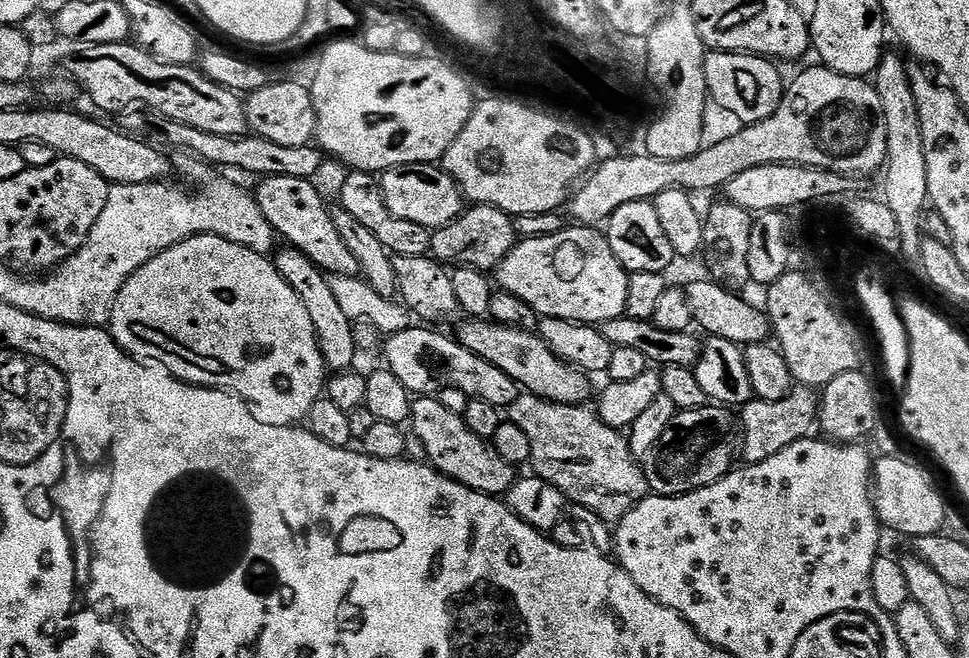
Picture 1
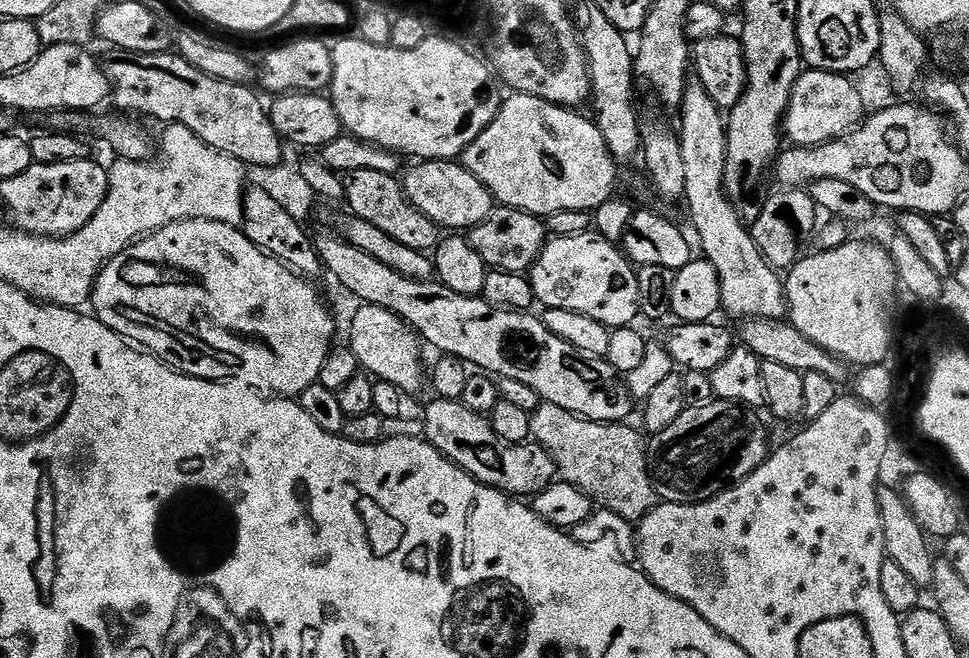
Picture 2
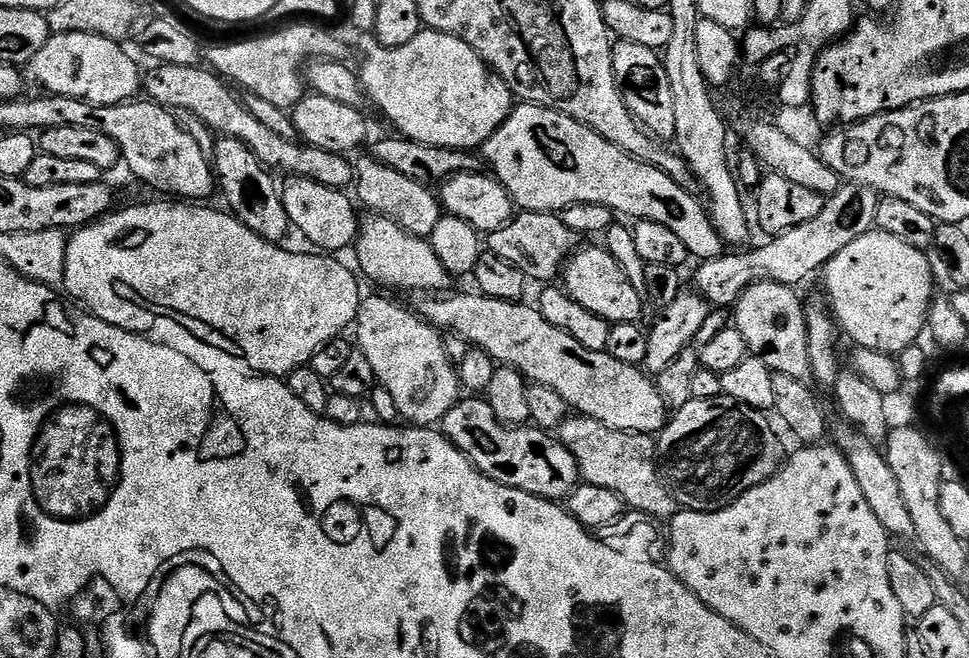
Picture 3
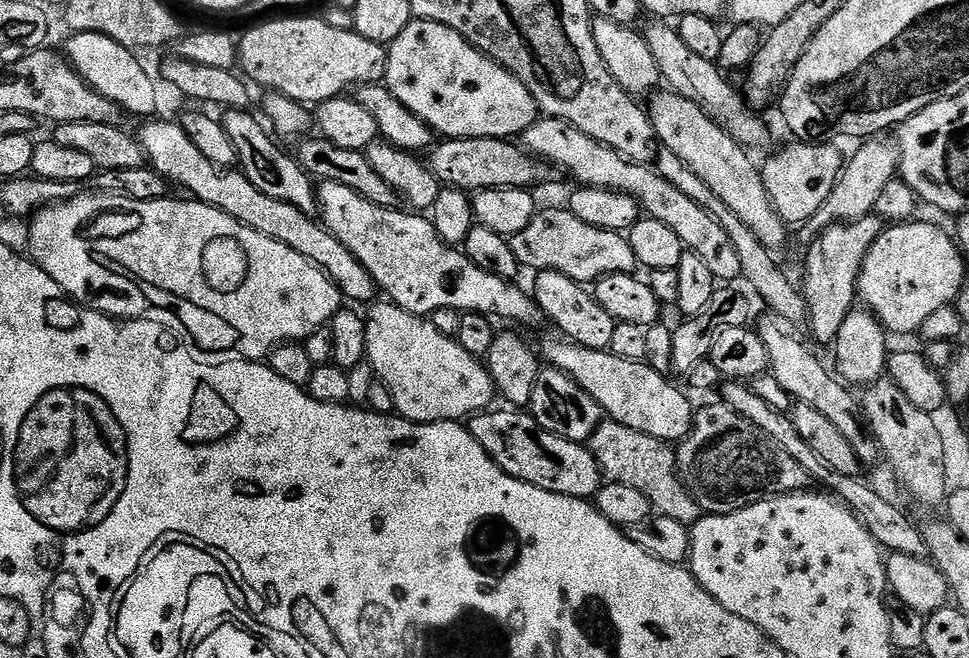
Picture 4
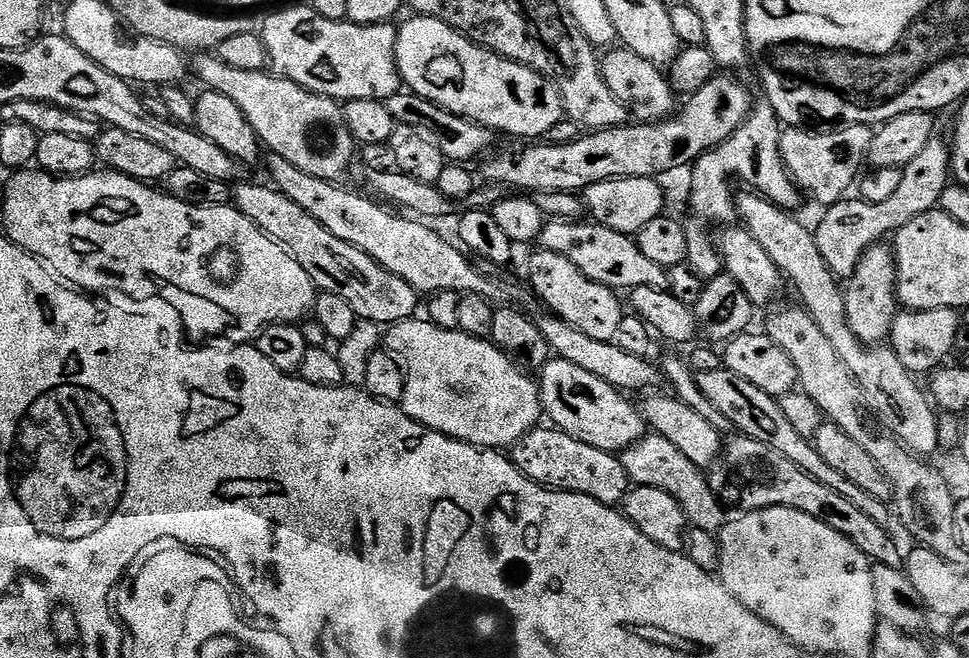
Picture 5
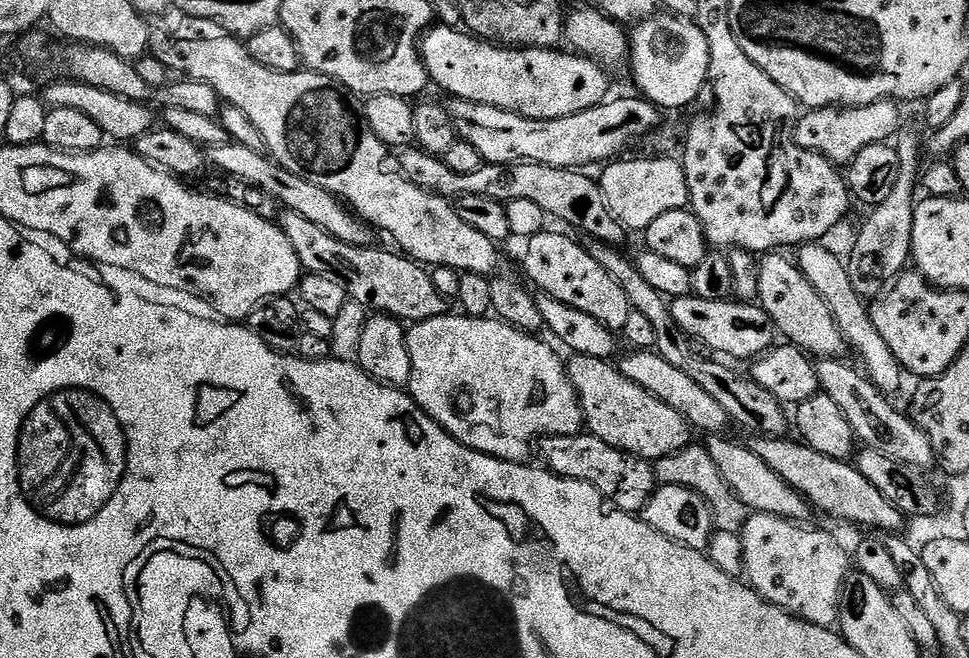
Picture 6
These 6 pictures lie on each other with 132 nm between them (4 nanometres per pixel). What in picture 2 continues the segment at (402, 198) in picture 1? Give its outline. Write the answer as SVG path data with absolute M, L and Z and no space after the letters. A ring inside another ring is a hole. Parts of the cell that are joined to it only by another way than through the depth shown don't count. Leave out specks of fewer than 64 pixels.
M422 160L413 165L402 176L406 198L440 229L471 230L492 213L494 201L490 190L486 190L486 186L482 186L482 182L478 182L478 178L474 178L463 163L456 160Z

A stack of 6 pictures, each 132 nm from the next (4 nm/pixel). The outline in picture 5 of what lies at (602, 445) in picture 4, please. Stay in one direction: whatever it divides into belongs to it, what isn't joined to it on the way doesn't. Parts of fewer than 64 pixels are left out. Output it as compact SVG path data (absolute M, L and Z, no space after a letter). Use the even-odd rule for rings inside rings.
M646 434L619 453L619 458L622 466L626 466L629 481L635 487L654 486L654 490L666 490L666 494L670 494L670 498L682 506L692 528L716 534L724 527L726 508L714 494L705 469L694 466L694 462L690 462L690 458L686 458L686 454L682 454L674 442L666 442L666 438L655 434Z

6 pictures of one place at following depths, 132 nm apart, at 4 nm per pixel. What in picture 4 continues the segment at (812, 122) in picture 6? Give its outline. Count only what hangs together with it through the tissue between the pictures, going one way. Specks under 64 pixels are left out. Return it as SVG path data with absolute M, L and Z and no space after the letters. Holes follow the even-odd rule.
M792 142L789 148L763 161L760 173L766 186L766 194L774 206L774 210L789 226L807 224L818 210L822 210L822 202L830 198L834 186L840 177L840 169L846 160L832 142Z

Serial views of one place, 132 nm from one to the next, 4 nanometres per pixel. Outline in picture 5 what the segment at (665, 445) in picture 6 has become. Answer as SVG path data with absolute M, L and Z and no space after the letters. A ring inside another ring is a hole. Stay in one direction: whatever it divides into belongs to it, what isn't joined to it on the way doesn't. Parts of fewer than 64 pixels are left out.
M559 358L549 359L538 372L540 386L540 407L543 415L548 416L559 431L570 434L586 446L598 446L598 450L617 454L638 442L646 435L646 421L643 411L631 404L629 397L620 389L602 382L594 374L574 366Z

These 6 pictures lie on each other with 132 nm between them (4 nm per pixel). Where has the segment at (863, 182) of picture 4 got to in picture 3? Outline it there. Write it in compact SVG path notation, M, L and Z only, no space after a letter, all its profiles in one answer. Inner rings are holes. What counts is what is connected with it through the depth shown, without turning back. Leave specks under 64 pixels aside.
M845 183L833 196L825 199L822 206L822 214L817 214L816 217L810 218L810 222L802 222L802 226L794 226L782 234L771 237L767 241L769 244L764 244L761 248L754 249L753 252L736 250L733 251L736 252L733 256L725 254L713 260L703 261L697 267L700 269L696 272L695 291L699 292L713 309L728 310L735 305L736 299L757 280L769 280L775 284L800 286L803 280L810 279L815 272L817 275L825 268L830 262L830 258L834 258L834 254L846 250L846 246L850 246L850 242L854 242L854 238L862 238L862 234L871 232L876 228L879 201L880 196L873 192L871 188Z

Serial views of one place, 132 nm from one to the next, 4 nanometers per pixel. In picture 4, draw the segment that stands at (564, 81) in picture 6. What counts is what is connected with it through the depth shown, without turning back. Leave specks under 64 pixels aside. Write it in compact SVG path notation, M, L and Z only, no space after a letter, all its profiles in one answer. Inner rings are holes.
M413 19L402 30L402 34L386 48L388 68L384 71L386 87L422 122L432 127L433 132L449 140L466 138L494 138L508 140L523 137L524 131L538 119L536 99L514 74L510 74L495 60L479 52L474 45L466 42L462 34L442 26L438 22Z

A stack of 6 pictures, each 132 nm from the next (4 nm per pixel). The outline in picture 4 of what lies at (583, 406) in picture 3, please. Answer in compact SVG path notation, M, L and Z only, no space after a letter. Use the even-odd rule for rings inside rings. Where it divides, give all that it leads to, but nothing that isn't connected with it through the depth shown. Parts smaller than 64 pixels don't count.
M567 338L555 339L545 342L544 352L542 348L543 359L551 367L557 368L559 372L565 372L570 379L578 382L578 386L582 386L582 390L586 390L586 394L590 394L594 402L598 402L601 413L607 419L617 420L620 424L630 426L630 430L642 430L642 434L650 434L650 438L669 442L679 442L688 435L694 415L694 407L692 408L691 402L688 401L689 393L683 387L675 388L668 381L669 377L665 373L654 370L647 362L630 362L626 358L618 358L613 352L607 350L599 352L590 350L586 346L573 344Z

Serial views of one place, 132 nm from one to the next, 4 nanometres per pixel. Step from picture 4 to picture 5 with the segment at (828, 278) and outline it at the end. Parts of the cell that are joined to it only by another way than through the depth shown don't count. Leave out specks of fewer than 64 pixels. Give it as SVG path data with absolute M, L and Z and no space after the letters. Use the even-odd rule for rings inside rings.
M934 138L926 142L926 147L914 157L914 162L905 164L903 169L902 183L894 189L890 198L886 198L886 202L869 205L859 198L845 198L831 205L825 211L828 213L821 218L820 225L815 225L818 251L837 280L847 282L852 277L862 254L866 254L870 246L881 243L899 232L902 226L906 226L906 222L914 222L914 218L933 211L939 205L942 190L948 188L952 176L949 141Z

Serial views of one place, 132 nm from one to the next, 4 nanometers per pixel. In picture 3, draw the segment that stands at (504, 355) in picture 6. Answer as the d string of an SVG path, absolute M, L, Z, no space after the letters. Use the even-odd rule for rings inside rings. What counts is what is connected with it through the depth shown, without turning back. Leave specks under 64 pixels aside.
M365 295L354 325L358 351L366 354L379 387L390 390L401 417L412 426L436 426L461 399L456 364L447 357L442 336L415 311L403 308L384 296ZM360 343L360 344L359 344ZM408 419L408 420L407 420Z

